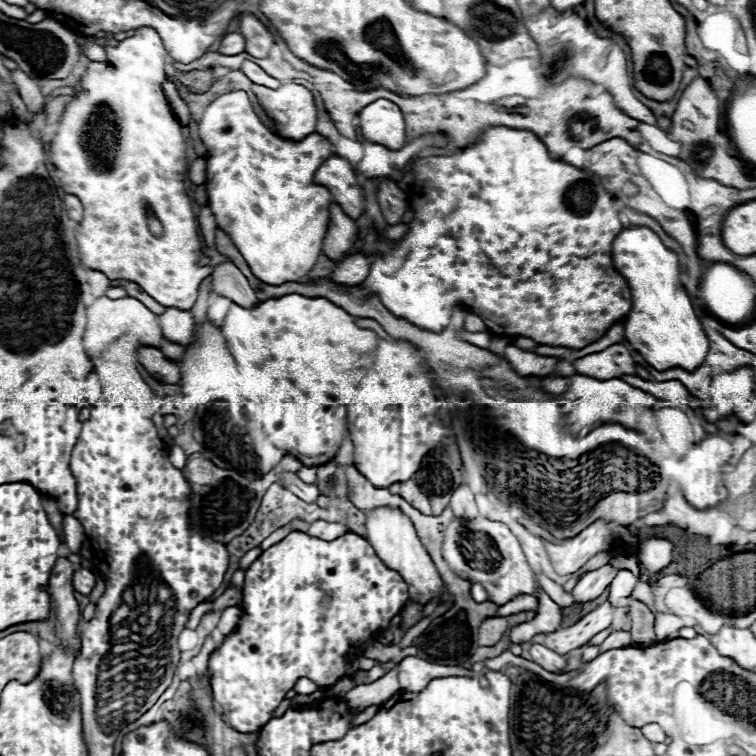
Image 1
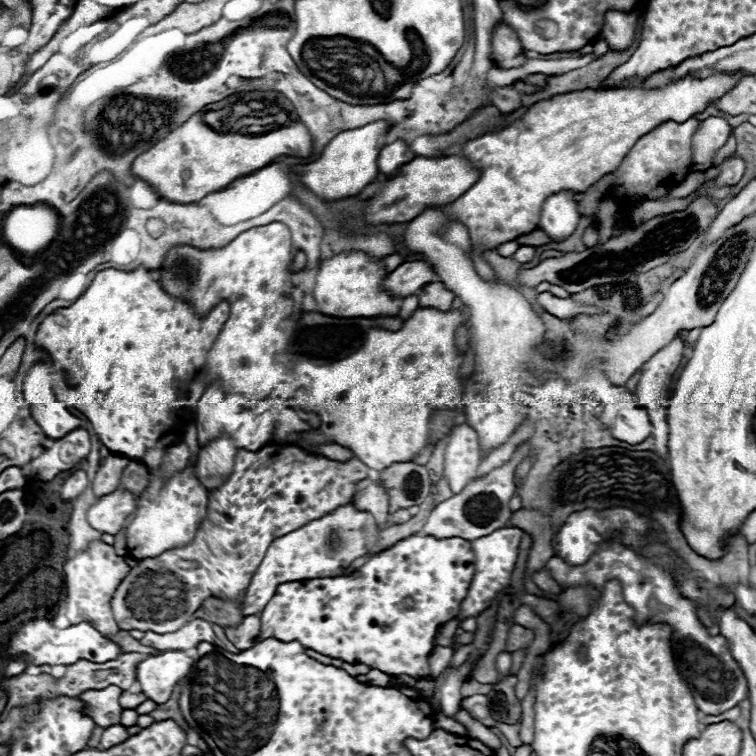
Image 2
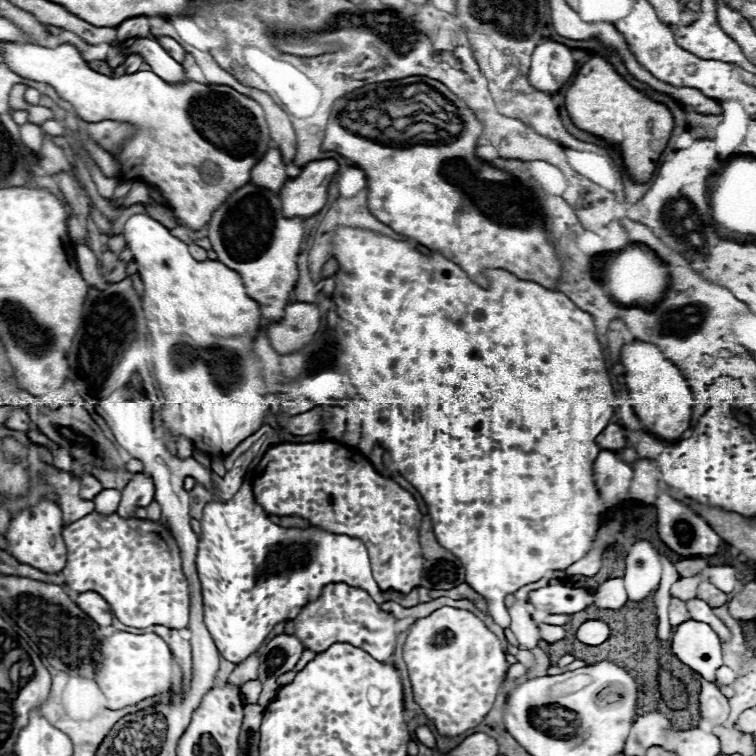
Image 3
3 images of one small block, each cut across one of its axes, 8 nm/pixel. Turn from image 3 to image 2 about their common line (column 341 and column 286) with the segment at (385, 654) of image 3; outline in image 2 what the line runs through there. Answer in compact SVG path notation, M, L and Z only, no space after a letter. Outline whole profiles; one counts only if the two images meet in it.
M410 536L410 538L404 538L400 542L396 542L392 548L376 554L370 562L366 562L364 566L360 566L358 570L354 570L350 576L336 576L336 578L316 578L316 580L300 580L300 582L286 582L286 584L280 584L276 594L272 596L272 600L266 604L266 608L260 612L260 640L264 640L264 636L276 636L278 640L298 640L304 648L310 648L314 652L320 652L324 656L330 656L330 658L340 658L344 662L350 662L350 664L366 664L370 668L376 668L384 674L390 674L390 676L412 676L416 680L420 678L428 678L430 676L430 664L428 664L428 656L430 652L434 650L434 640L436 640L436 634L440 630L442 624L446 624L448 620L456 618L458 612L460 612L460 604L464 600L464 596L468 594L468 588L470 588L470 582L472 582L472 576L474 576L474 550L472 550L472 544L464 538L444 538L444 540L438 540L434 536Z

